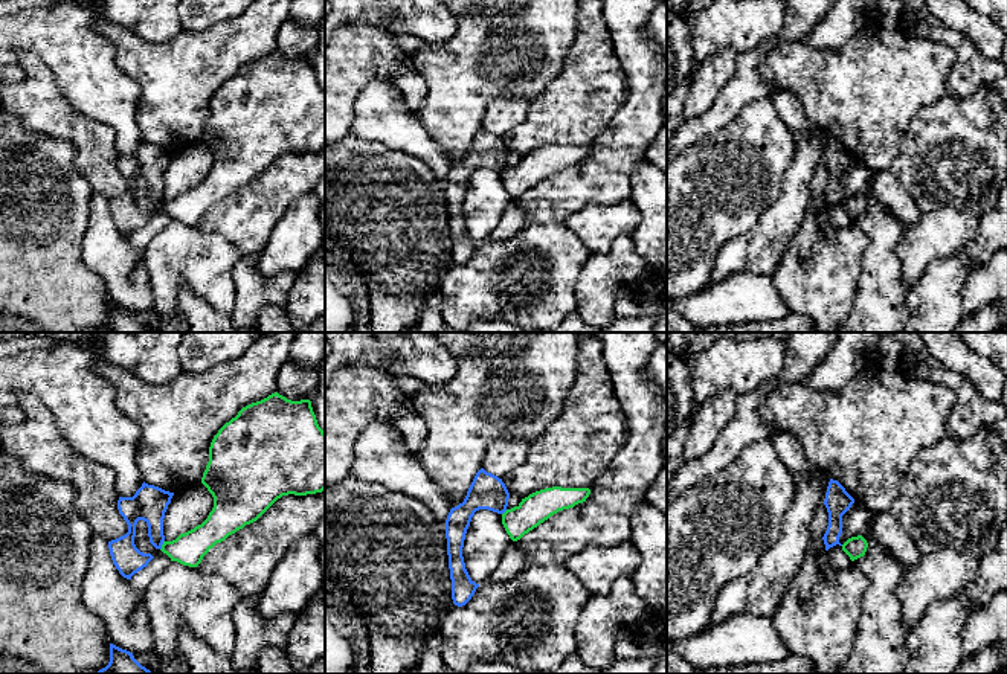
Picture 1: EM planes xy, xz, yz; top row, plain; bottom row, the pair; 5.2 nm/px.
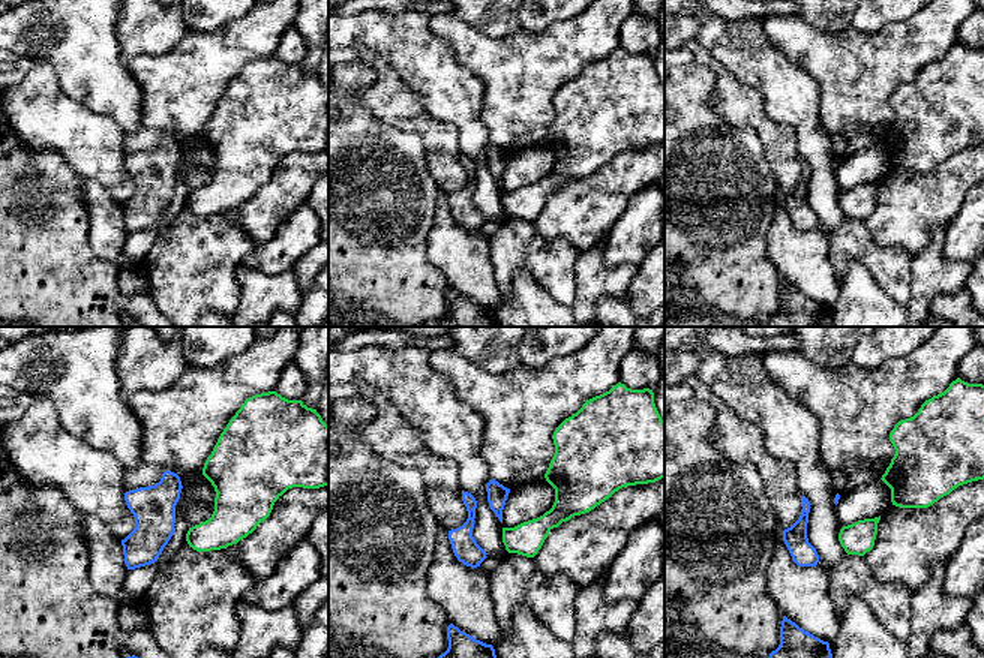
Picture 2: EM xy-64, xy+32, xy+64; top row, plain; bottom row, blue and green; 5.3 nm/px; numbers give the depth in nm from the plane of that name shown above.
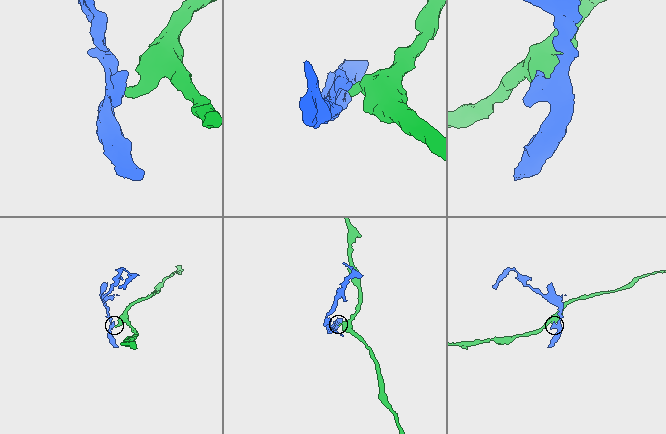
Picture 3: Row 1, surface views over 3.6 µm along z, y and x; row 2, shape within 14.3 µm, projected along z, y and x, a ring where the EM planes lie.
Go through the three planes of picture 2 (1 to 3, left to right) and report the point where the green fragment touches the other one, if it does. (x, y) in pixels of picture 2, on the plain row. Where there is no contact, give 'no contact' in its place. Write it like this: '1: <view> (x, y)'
1: no contact
2: no contact
3: no contact

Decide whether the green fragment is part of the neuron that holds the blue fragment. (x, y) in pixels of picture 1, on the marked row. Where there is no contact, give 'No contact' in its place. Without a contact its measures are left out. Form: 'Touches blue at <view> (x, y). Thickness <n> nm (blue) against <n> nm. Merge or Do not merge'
Touches blue at xy (162, 543). Thickness 190 nm (blue) against 170 nm. Do not merge

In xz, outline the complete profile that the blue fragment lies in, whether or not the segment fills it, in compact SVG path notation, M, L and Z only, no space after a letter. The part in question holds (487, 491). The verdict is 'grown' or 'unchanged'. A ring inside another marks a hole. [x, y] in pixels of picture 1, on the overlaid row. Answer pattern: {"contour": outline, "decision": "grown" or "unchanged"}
{"contour": "M481 468L462 503L452 508L446 520L446 538L449 569L452 579L452 599L458 607L465 605L475 595L479 584L476 584L464 563L462 547L471 517L479 509L488 509L504 514L508 506L510 493L497 476Z", "decision": "unchanged"}

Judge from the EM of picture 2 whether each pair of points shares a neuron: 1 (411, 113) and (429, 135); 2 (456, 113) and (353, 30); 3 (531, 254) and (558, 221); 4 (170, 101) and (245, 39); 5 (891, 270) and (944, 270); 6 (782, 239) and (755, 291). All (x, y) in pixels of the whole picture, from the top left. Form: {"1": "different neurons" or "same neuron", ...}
{"1": "same neuron", "2": "same neuron", "3": "different neurons", "4": "same neuron", "5": "different neurons", "6": "different neurons"}

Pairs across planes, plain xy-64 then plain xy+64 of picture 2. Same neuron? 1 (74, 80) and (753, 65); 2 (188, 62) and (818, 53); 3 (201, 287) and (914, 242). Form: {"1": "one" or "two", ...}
{"1": "one", "2": "one", "3": "two"}

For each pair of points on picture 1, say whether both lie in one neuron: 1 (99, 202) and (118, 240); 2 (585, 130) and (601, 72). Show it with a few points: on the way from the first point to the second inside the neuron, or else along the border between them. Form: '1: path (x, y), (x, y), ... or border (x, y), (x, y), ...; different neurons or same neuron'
1: path (99, 211), (99, 221), (109, 231); same neuron
2: path (585, 116), (585, 92), (591, 86); same neuron

